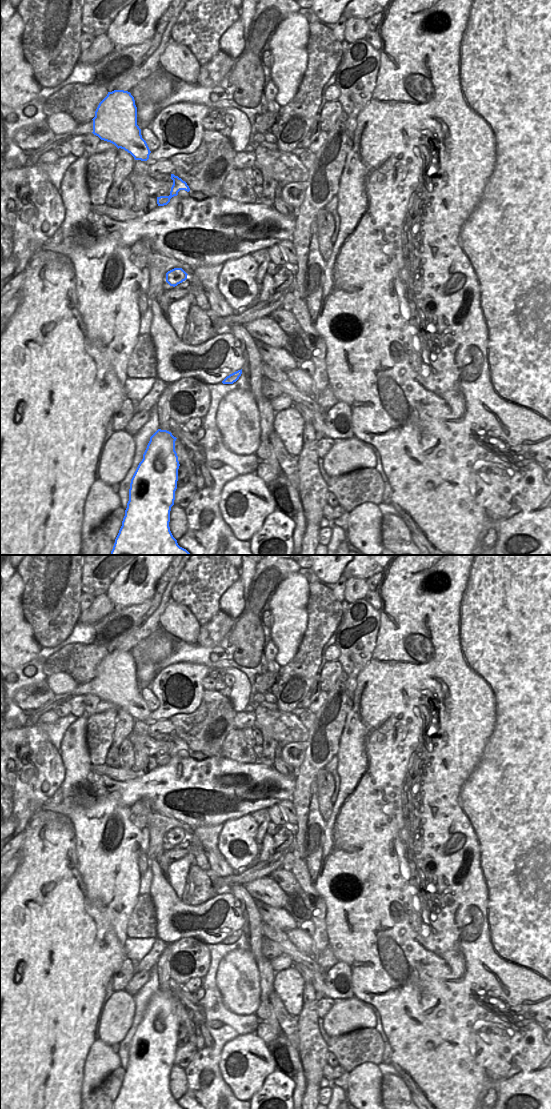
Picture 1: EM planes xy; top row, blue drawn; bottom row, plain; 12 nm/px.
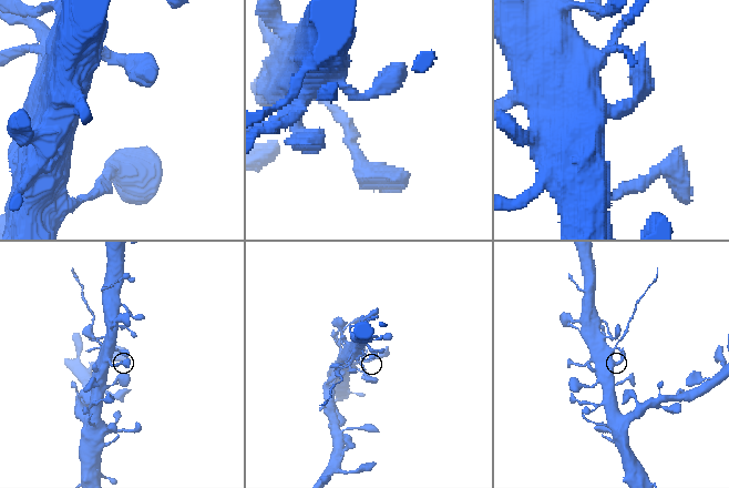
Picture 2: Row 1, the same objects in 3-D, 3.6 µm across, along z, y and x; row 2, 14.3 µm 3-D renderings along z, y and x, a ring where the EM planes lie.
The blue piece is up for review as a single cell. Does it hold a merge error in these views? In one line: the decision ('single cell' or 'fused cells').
fused cells

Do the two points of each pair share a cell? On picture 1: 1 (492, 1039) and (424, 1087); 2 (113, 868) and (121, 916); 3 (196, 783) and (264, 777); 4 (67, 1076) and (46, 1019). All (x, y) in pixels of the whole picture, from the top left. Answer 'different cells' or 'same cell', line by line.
1: same cell
2: same cell
3: same cell
4: same cell

